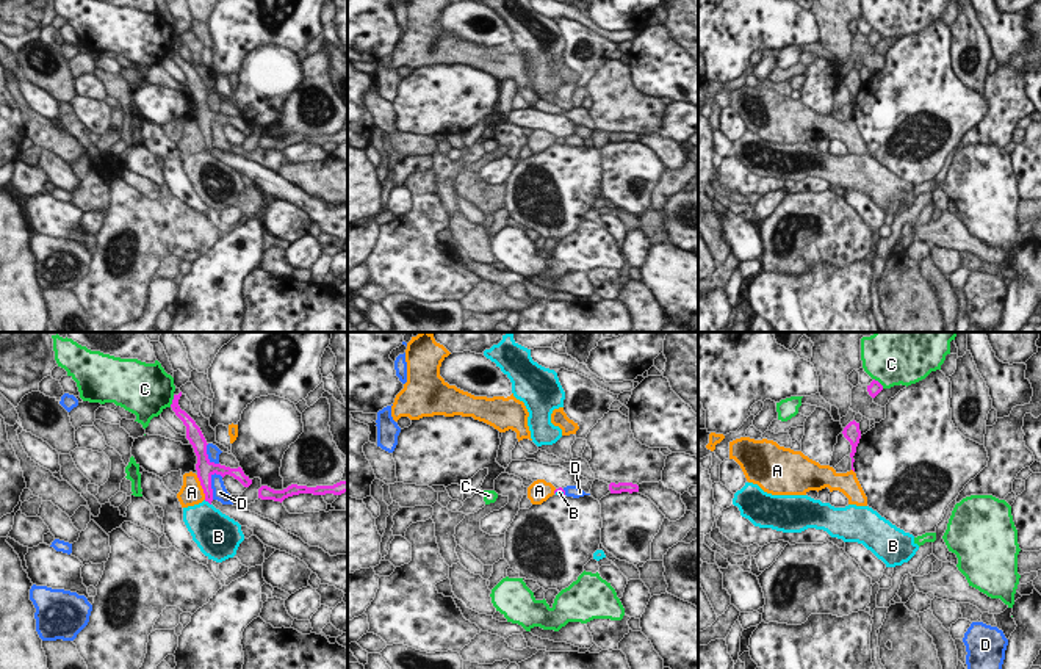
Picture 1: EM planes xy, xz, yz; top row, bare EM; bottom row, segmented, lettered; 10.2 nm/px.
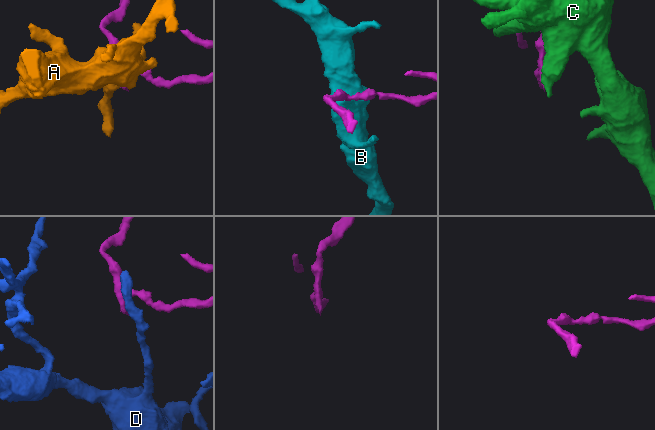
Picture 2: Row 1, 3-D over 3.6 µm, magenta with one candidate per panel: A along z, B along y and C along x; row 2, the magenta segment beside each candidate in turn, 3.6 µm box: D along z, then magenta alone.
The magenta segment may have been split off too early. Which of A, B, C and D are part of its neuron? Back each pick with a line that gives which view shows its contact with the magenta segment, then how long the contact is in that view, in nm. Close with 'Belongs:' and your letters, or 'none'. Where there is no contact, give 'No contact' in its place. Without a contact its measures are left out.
B: Touches magenta in xy. Shared border 100 nm
Belongs: B

